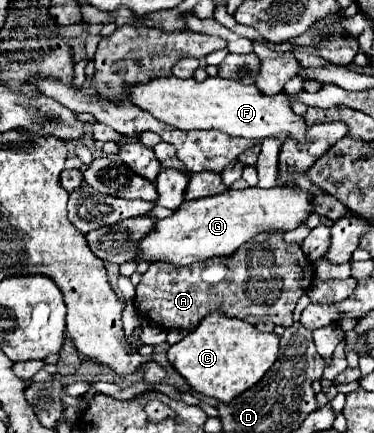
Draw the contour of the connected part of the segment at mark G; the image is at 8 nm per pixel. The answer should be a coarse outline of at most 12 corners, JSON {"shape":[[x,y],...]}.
{"shape":[[190,175],[186,201],[142,239],[140,259],[226,257],[314,213],[300,187],[226,189]]}

